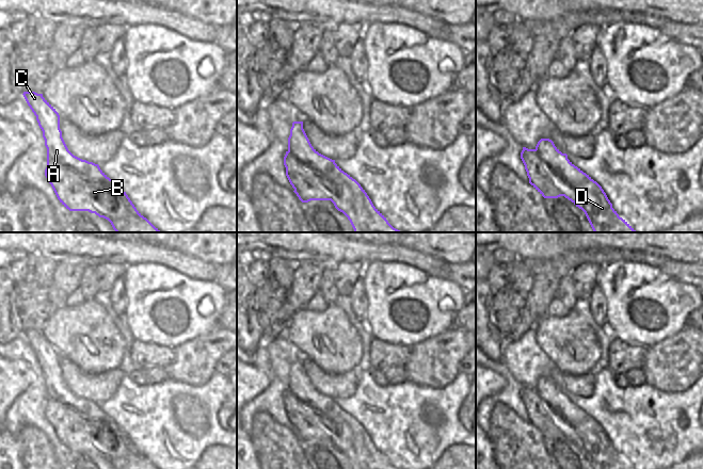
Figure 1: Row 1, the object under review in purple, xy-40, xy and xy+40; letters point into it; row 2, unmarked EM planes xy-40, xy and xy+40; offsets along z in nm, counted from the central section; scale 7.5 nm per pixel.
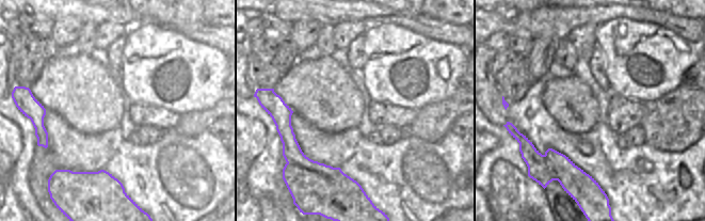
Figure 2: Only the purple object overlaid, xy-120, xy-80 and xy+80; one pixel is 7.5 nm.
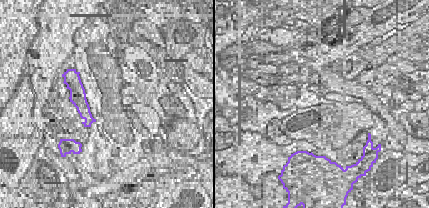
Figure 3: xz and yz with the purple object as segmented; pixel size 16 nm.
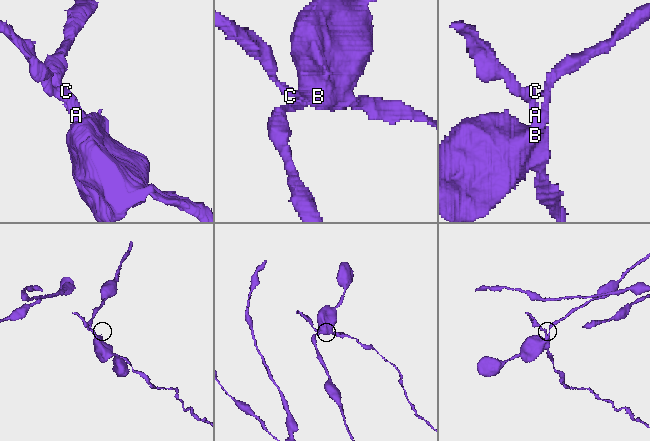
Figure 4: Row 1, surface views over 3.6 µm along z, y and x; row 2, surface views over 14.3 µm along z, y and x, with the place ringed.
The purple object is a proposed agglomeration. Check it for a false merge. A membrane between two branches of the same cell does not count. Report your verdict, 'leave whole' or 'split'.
split

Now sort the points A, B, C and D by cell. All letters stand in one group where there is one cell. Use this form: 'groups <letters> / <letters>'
groups A C D / B

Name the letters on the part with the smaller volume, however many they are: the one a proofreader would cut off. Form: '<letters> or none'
A, C, D

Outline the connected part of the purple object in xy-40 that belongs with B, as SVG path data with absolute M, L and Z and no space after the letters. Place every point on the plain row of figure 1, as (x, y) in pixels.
M47 399L45 415L60 441L69 450L95 452L108 458L114 469L117 465L128 464L128 451L131 449L138 458L149 460L114 420L86 420L54 399Z

